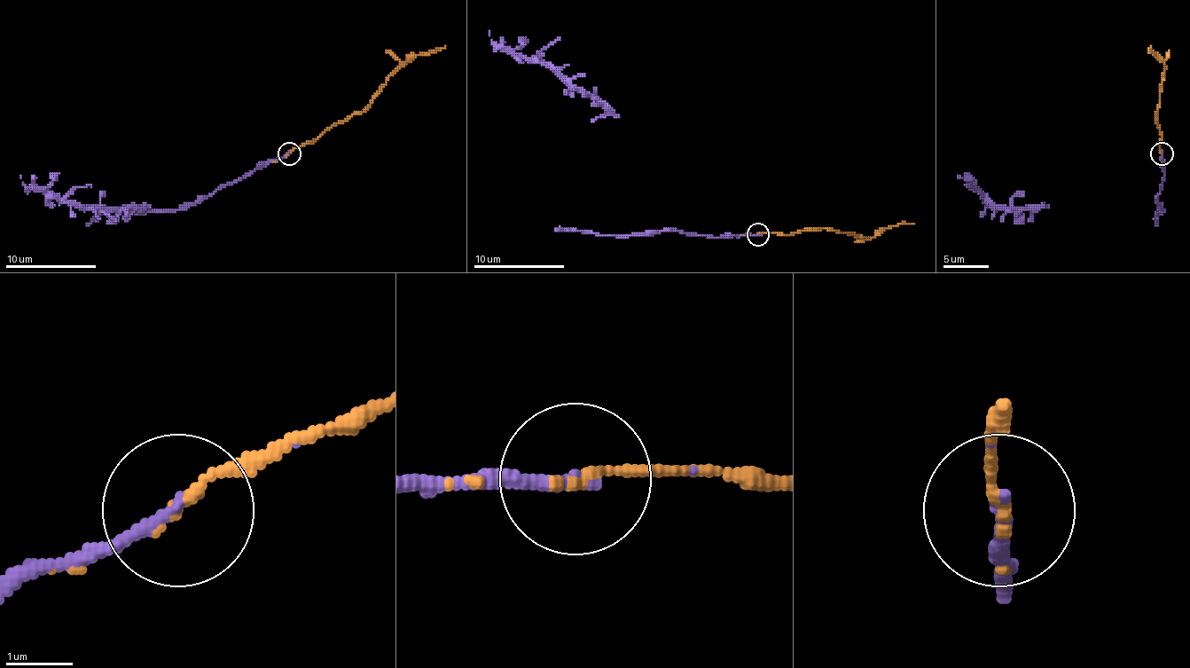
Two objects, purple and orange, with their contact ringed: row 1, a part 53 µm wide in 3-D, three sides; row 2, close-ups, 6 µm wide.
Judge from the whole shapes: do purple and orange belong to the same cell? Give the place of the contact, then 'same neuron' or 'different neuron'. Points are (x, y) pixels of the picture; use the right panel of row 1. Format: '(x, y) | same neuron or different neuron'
(1162, 153) | same neuron

